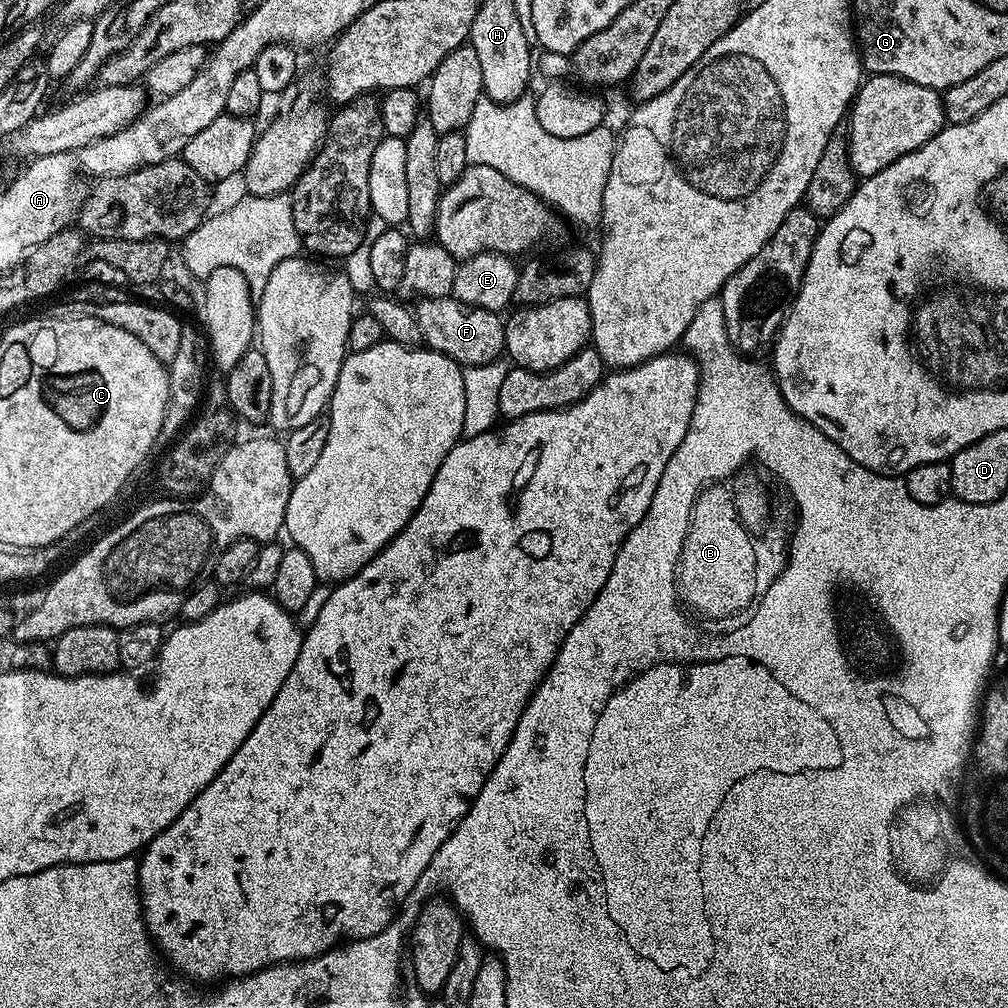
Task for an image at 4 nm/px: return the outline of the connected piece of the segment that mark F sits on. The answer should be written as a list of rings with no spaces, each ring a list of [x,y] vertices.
[[[451,296],[420,298],[415,301],[414,311],[420,339],[433,352],[446,354],[461,366],[473,368],[491,360],[501,359],[504,352],[505,317],[498,312],[471,308]]]

